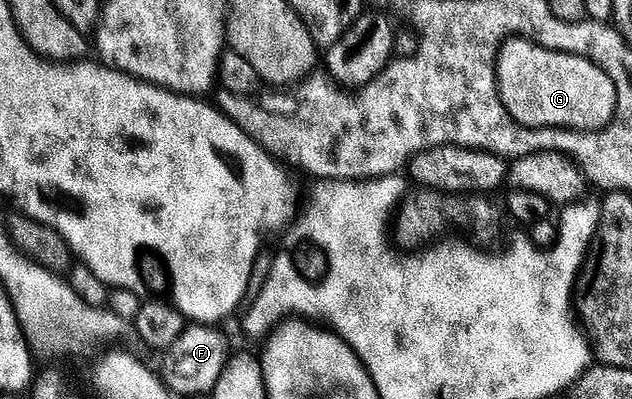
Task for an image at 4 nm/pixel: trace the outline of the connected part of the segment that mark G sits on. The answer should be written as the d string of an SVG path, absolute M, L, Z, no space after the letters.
M512 37L500 48L496 72L502 104L515 121L527 128L599 132L616 114L616 84L584 56L565 54L526 37Z

